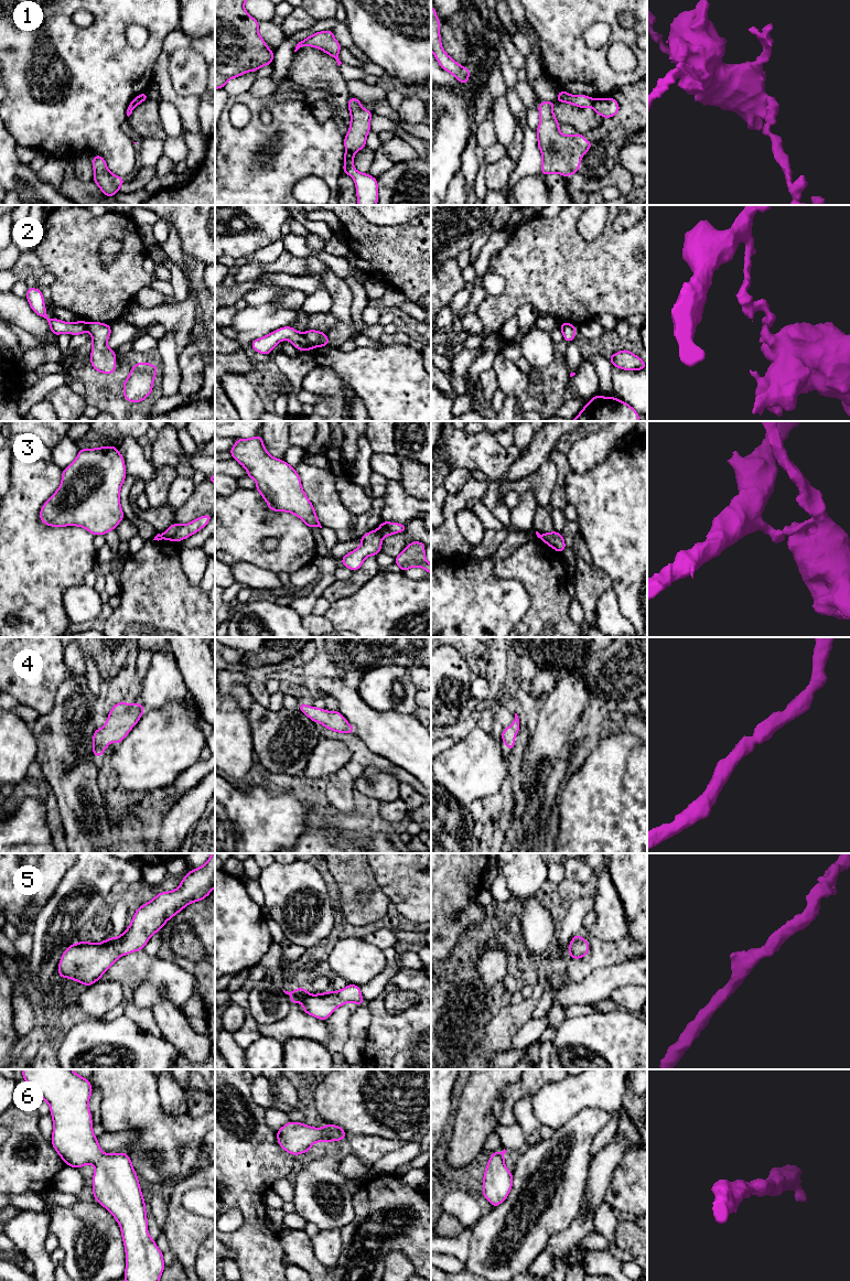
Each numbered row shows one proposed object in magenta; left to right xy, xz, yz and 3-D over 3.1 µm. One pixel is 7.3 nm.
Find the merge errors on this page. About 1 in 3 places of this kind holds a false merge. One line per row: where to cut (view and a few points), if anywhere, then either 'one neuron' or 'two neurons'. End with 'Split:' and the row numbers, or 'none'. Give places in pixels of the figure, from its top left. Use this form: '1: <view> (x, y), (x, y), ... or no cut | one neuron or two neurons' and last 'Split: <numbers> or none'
1: xz (346, 149), (353, 154) | two neurons
2: xz (302, 333), (313, 346) | two neurons
3: xz (378, 529), (383, 536) | two neurons
4: no cut | one neuron
5: no cut | one neuron
6: no cut | one neuron
Split: 1, 2, 3

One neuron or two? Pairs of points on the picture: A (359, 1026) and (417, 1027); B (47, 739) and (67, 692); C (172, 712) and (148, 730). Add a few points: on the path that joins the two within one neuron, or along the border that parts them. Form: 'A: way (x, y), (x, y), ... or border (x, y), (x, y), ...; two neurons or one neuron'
A: border (370, 1001), (368, 1003), (370, 1024), (365, 1039); two neurons
B: way (58, 728), (62, 724), (62, 703); one neuron
C: way (167, 718), (153, 730); one neuron

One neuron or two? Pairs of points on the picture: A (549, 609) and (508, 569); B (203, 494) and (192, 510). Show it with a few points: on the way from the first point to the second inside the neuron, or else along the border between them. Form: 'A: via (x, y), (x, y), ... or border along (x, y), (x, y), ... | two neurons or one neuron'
A: via (546, 596), (520, 571) | one neuron
B: via (203, 498), (196, 506) | one neuron

